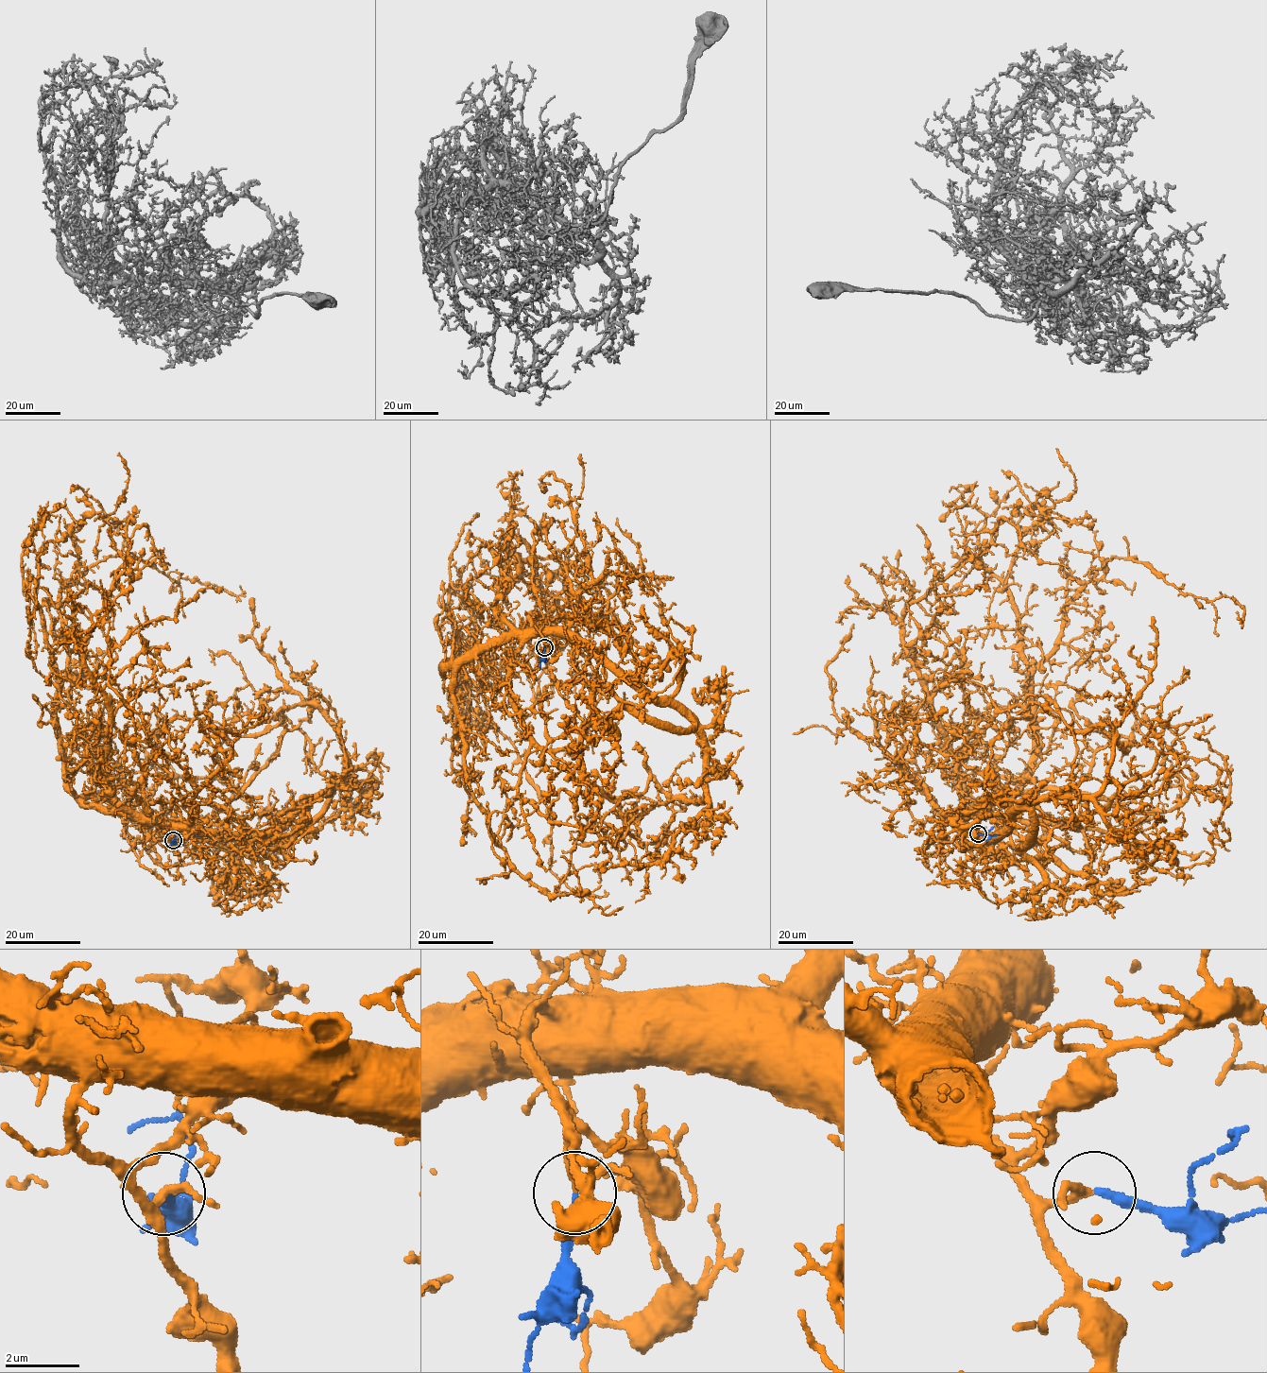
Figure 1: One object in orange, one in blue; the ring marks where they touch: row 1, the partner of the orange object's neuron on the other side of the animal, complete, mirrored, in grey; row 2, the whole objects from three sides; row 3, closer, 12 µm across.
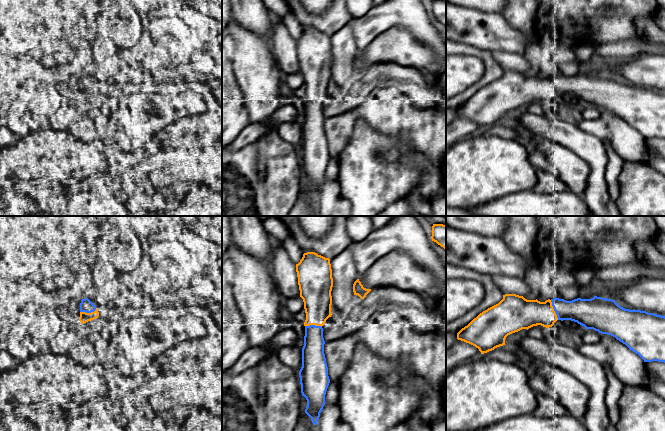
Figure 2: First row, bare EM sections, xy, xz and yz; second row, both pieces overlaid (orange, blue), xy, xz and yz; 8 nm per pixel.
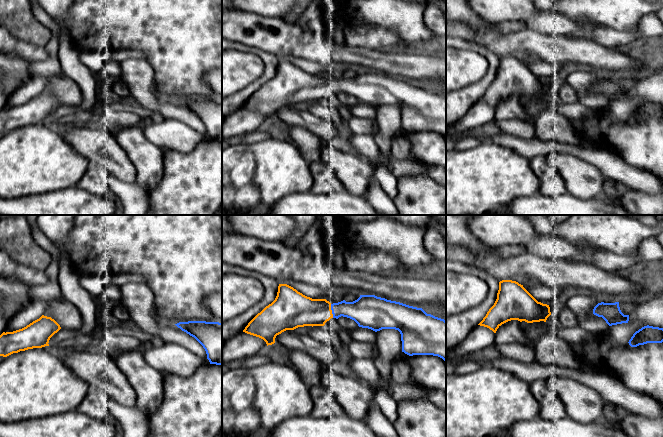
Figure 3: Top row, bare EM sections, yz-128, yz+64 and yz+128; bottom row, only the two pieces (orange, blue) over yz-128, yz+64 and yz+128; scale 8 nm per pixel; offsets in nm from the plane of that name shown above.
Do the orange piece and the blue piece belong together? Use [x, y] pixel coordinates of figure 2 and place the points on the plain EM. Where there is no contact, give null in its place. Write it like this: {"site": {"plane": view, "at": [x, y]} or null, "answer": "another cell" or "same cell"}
{"site": {"plane": "yz", "at": [553, 86]}, "answer": "same cell"}

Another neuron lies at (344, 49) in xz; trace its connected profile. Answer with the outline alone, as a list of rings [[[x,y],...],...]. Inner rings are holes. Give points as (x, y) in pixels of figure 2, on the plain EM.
[[[351,23],[331,34],[330,40],[333,54],[332,88],[348,91],[357,80],[354,75],[353,60],[359,52]]]

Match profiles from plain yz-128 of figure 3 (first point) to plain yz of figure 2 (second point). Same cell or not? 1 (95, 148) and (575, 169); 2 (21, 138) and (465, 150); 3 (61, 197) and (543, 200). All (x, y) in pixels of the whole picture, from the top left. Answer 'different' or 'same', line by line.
1: same
2: same
3: same

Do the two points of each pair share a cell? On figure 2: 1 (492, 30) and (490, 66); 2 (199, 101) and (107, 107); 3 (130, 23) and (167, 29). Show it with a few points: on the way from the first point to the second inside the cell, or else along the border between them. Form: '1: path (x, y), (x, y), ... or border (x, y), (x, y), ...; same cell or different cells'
1: border (468, 45), (491, 52); different cells
2: border (119, 106), (108, 118); different cells
3: border (142, 16), (142, 33), (139, 39), (130, 46); different cells

